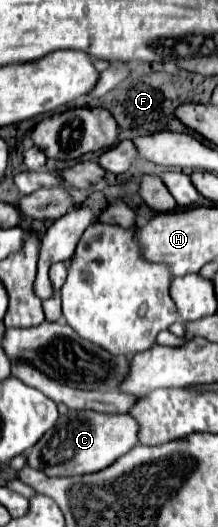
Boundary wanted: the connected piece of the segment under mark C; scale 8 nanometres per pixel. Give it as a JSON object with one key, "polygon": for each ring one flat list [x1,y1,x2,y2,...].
{"polygon":[[67,411,51,431,27,453,27,467,39,469,49,477,71,477,101,471,137,445,139,425,129,413,105,415,95,411]]}

